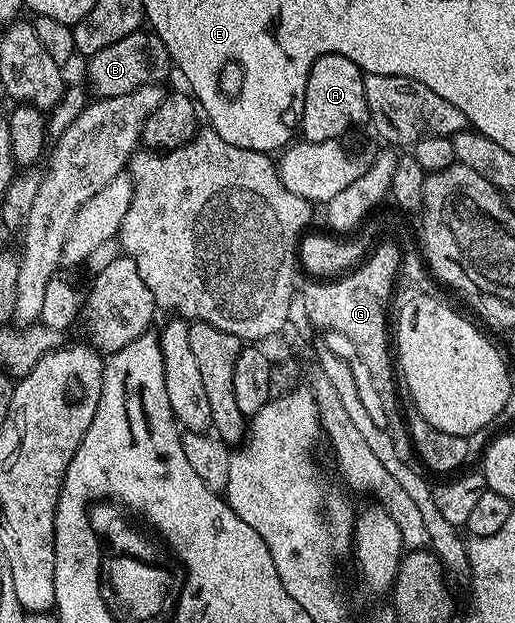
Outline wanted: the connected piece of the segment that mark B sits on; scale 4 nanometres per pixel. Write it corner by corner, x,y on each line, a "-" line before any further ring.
154,31
125,35
125,39
120,39
109,47
101,47
101,51
86,58
85,64
88,81
86,84
96,98
129,95
129,91
137,91
137,87
166,82
167,72
172,72
173,69
169,51

